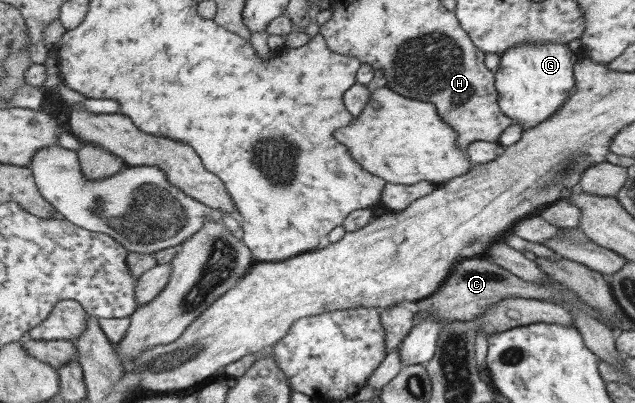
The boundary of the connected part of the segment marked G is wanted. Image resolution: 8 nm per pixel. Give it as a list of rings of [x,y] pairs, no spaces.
[[[516,43],[499,56],[496,70],[493,72],[493,85],[497,92],[497,103],[501,113],[504,113],[512,122],[518,123],[522,130],[530,129],[546,120],[568,98],[575,86],[573,78],[573,66],[579,62],[580,57],[571,52],[566,45],[558,43],[544,43],[534,46],[530,43]]]

